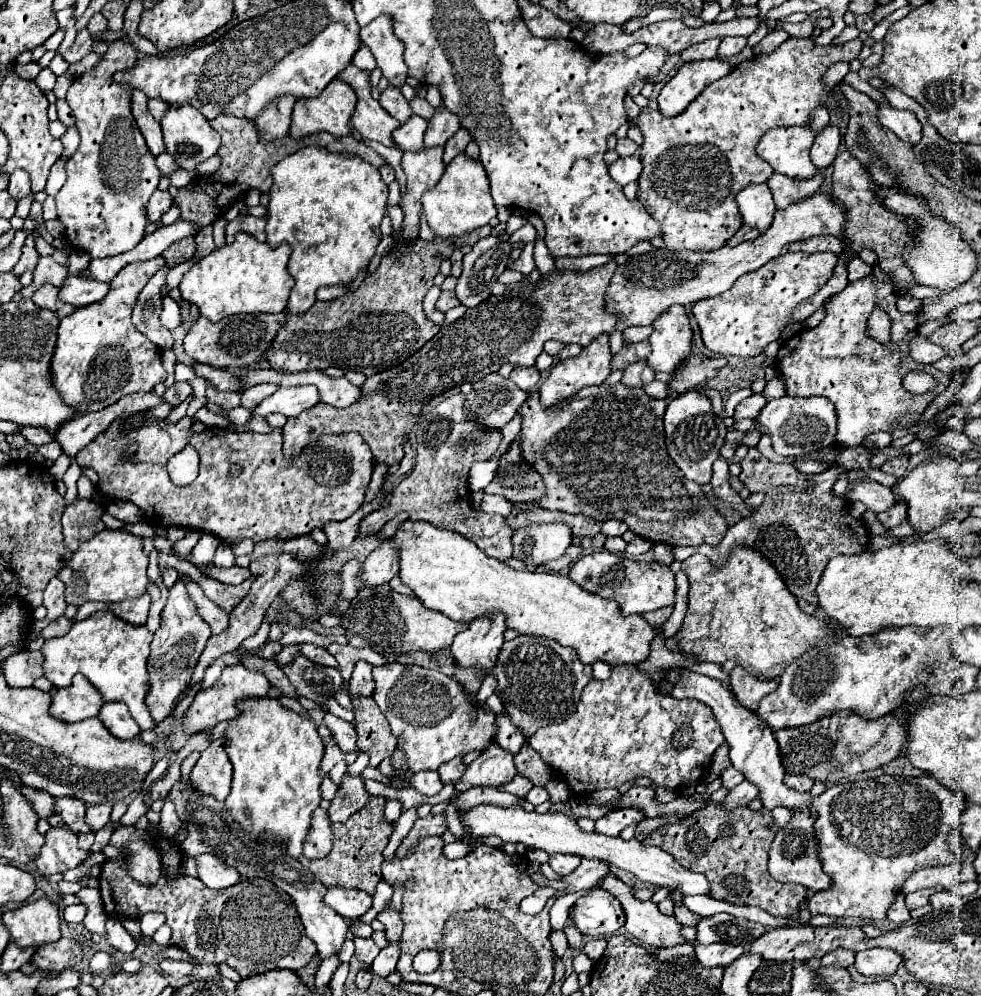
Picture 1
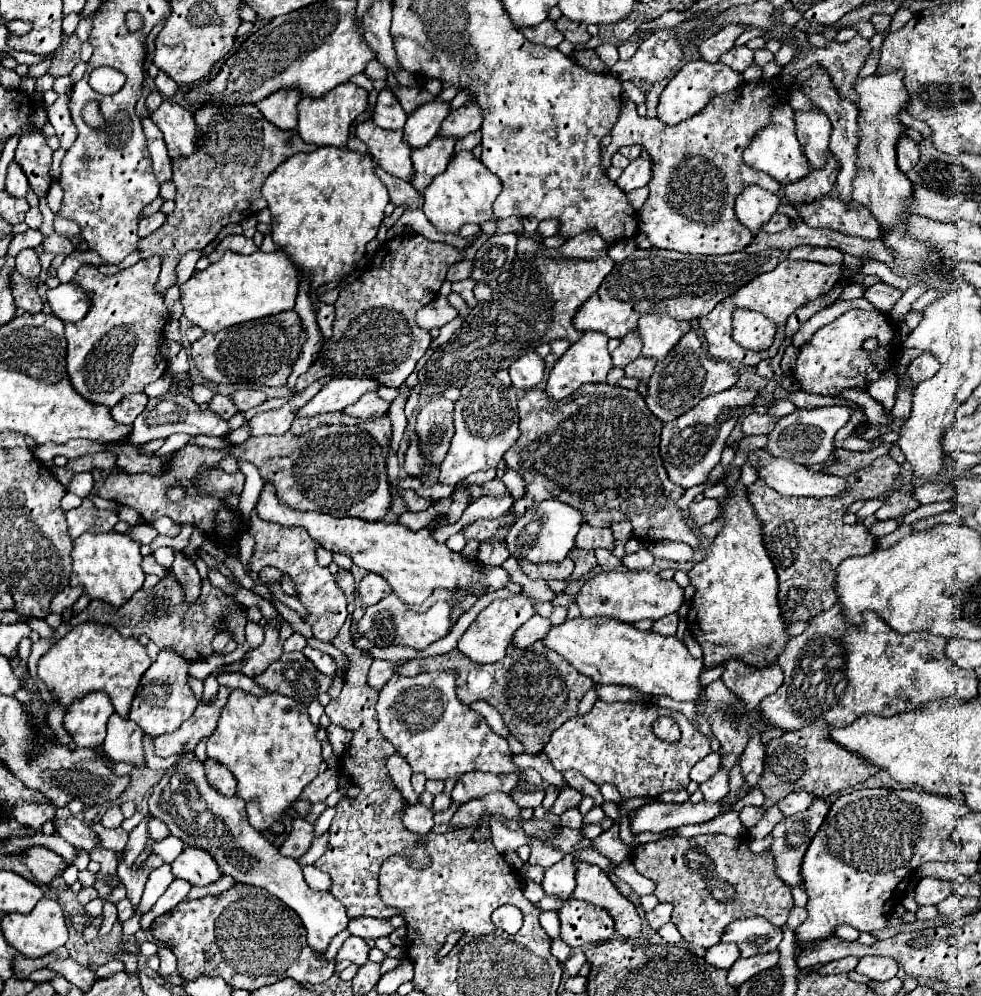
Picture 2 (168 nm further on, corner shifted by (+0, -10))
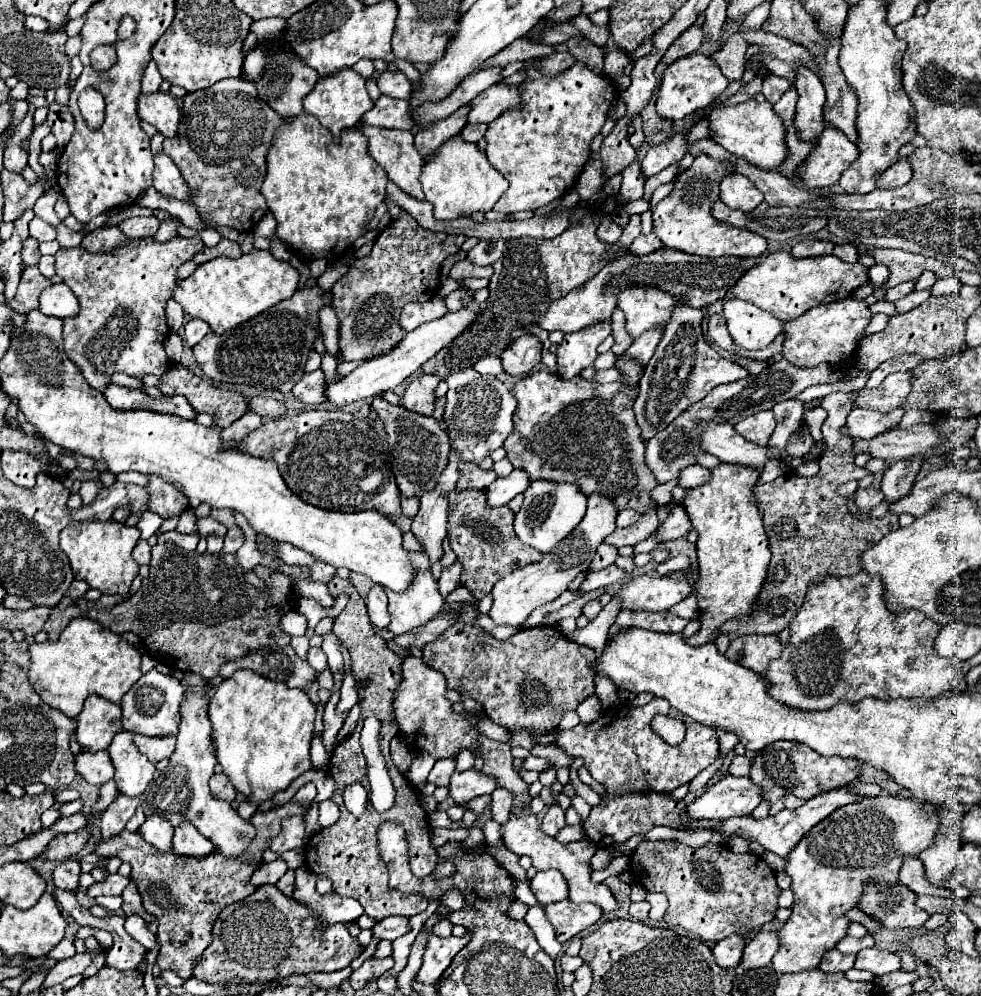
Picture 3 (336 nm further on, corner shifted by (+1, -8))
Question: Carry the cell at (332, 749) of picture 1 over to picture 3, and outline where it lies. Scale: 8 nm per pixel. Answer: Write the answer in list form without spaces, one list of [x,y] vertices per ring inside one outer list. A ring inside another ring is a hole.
[[[290,800],[284,806],[272,808],[268,812],[258,810],[250,822],[256,828],[256,838],[252,840],[250,848],[238,858],[228,860],[218,850],[206,858],[184,858],[176,856],[174,852],[162,854],[158,848],[150,846],[142,840],[138,832],[120,832],[108,840],[98,840],[94,846],[94,852],[100,856],[118,856],[120,860],[130,862],[132,878],[138,884],[138,890],[142,894],[144,910],[158,918],[158,942],[160,942],[160,954],[158,964],[160,968],[174,970],[182,980],[192,978],[192,966],[196,964],[198,956],[206,950],[206,946],[212,942],[210,930],[212,922],[218,918],[220,910],[232,902],[238,902],[254,892],[254,886],[250,884],[250,876],[254,868],[248,864],[248,860],[260,860],[262,852],[270,848],[270,842],[280,834],[282,818],[288,816],[304,816],[306,806]]]

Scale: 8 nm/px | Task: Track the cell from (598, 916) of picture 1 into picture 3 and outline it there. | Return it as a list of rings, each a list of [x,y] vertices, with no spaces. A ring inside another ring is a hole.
[[[572,900],[548,904],[544,912],[556,930],[558,942],[562,944],[572,940],[582,930],[594,926],[602,916],[602,910],[596,904],[574,904]]]

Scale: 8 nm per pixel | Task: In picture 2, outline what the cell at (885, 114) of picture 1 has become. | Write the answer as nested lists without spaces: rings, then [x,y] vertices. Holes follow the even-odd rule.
[[[903,136],[899,146],[897,146],[897,150],[899,150],[897,164],[899,164],[901,172],[909,172],[919,162],[919,148],[917,148],[917,144],[909,136]]]

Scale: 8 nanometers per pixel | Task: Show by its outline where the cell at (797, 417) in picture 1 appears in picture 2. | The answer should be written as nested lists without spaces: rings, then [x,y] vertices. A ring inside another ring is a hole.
[[[837,404],[837,406],[825,406],[825,408],[817,408],[817,410],[801,408],[789,416],[783,416],[777,420],[773,432],[769,434],[767,452],[773,452],[773,456],[785,456],[785,458],[793,460],[795,464],[803,464],[803,466],[823,464],[823,462],[831,460],[831,456],[833,456],[833,438],[835,438],[837,430],[849,422],[849,418],[855,410],[861,410],[861,406],[859,404],[853,404],[853,406]]]

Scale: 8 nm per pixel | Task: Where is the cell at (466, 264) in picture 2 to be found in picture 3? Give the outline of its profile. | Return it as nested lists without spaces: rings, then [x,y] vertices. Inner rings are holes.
[[[460,260],[460,262],[456,262],[456,264],[452,266],[450,276],[452,276],[454,280],[464,280],[464,278],[490,278],[492,272],[494,272],[494,270],[492,270],[490,266],[480,268],[480,266],[470,264],[468,260]]]

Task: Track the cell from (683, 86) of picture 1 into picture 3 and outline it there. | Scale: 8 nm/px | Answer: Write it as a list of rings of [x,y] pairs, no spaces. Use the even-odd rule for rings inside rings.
[[[694,52],[690,56],[676,60],[674,64],[670,64],[664,70],[662,84],[660,84],[658,98],[656,98],[656,112],[662,118],[672,120],[672,122],[682,120],[690,112],[696,112],[696,110],[712,104],[716,98],[720,98],[726,92],[728,84],[730,84],[728,78],[724,78],[724,74],[720,74],[720,68],[716,66],[716,62],[710,56]]]

